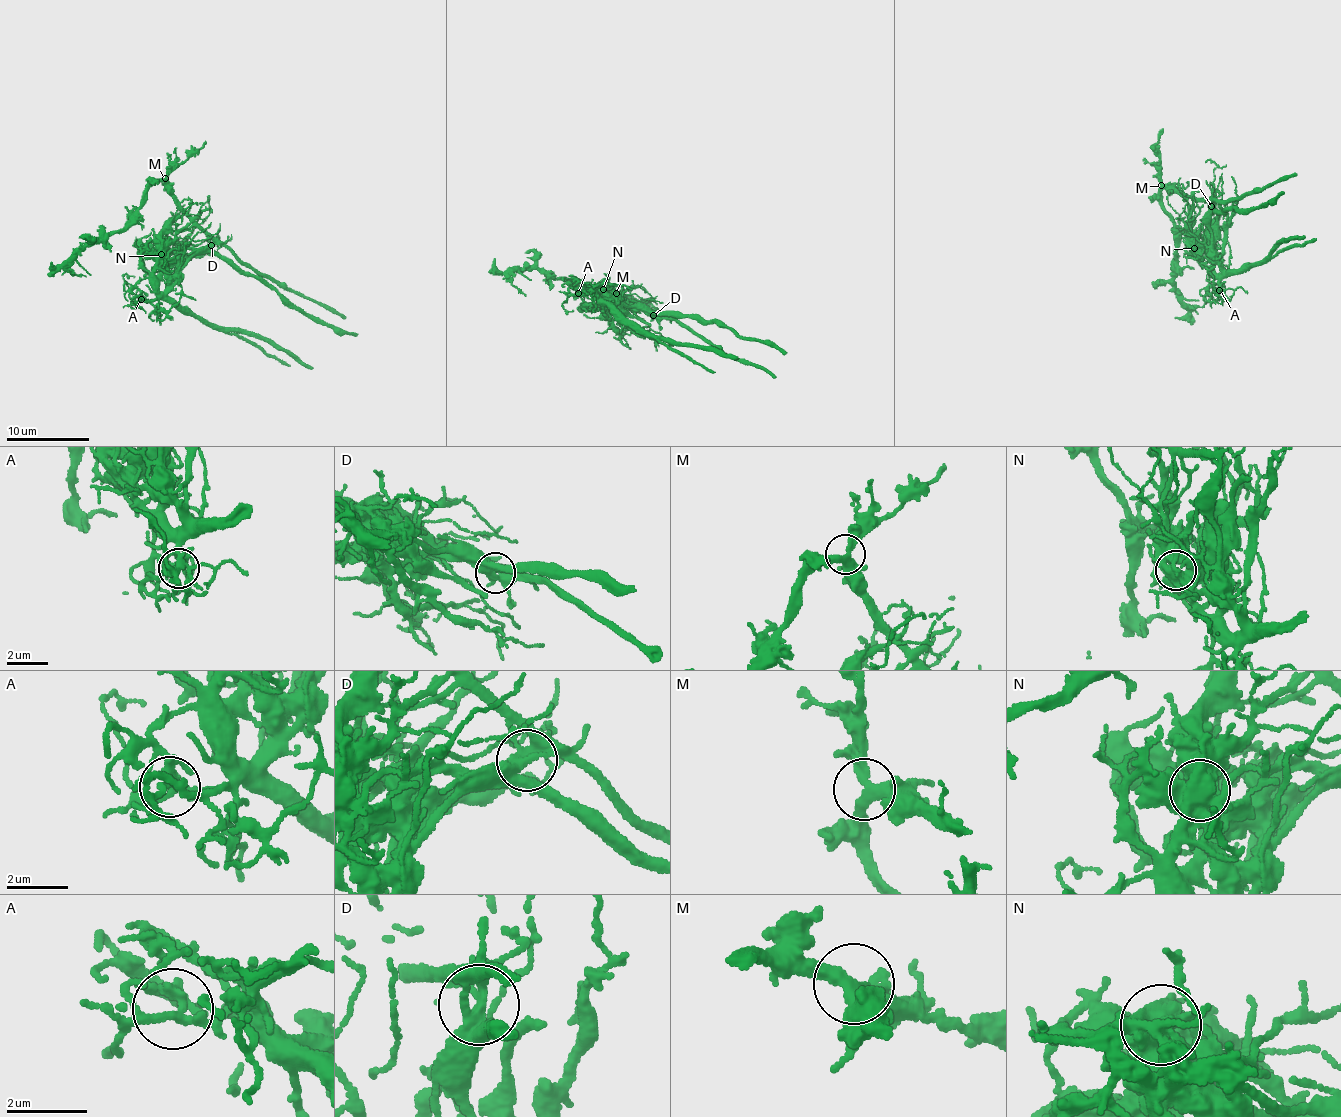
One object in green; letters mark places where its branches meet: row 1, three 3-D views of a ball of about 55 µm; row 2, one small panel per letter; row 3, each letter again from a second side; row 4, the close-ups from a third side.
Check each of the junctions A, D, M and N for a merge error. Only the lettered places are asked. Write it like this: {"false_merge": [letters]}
{"false_merge": ["D", "N"]}

